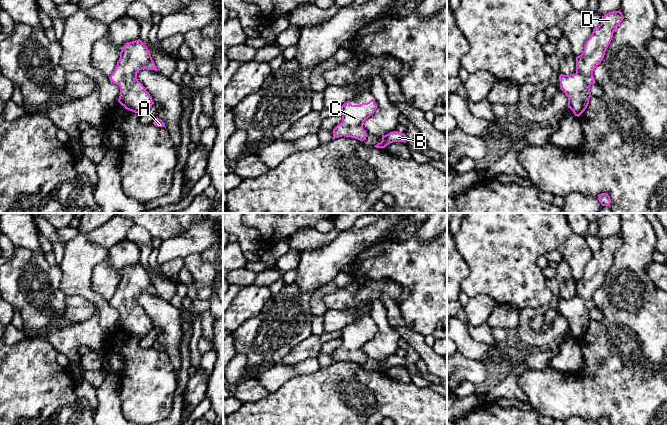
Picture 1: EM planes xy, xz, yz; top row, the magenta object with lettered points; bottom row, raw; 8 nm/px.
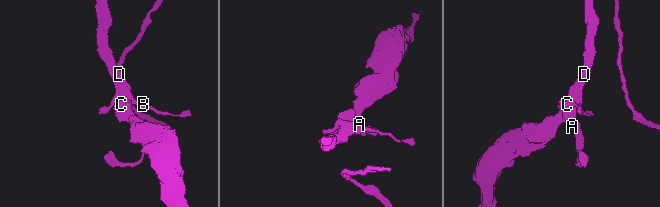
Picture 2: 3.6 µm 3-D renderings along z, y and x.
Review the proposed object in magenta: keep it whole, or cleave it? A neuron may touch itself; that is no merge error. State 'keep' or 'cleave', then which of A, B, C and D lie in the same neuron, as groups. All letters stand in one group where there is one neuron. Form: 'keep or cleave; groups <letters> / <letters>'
keep; groups A B C D

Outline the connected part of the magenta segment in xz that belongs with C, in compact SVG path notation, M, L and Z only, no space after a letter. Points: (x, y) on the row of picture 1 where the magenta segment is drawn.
M375 99L360 105L352 105L350 101L341 106L342 122L333 129L333 139L342 136L364 141L367 133L363 124L377 109Z

